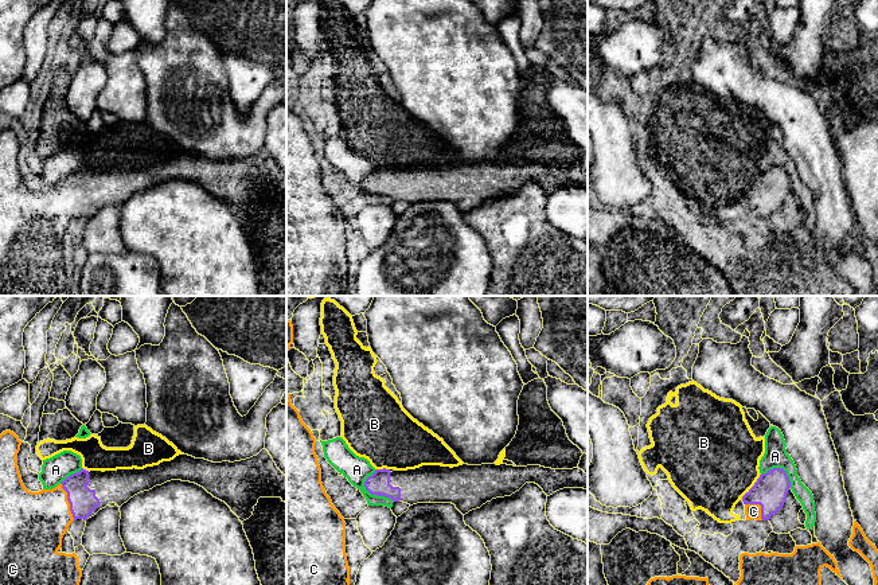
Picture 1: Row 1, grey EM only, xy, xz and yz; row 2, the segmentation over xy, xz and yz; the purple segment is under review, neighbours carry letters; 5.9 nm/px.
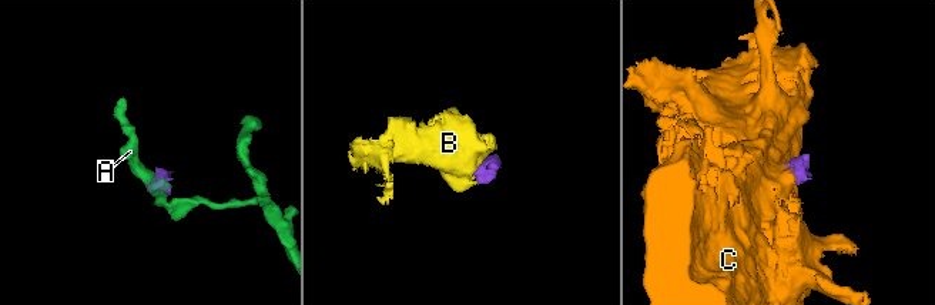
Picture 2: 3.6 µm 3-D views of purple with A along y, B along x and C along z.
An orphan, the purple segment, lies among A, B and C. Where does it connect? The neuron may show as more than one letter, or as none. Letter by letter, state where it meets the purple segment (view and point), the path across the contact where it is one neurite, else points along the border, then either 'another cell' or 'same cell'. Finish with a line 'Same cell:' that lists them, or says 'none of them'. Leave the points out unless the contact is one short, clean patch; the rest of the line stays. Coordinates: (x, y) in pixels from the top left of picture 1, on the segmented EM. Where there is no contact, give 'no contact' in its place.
A: contact xz (375, 494); border xz (365, 479), (365, 487), (371, 494), (389, 496), (394, 500); another cell
B: contact yz (753, 486); border yz (760, 474), (757, 480), (741, 496); another cell
C: contact xy (69, 502); way xy (82, 500), (69, 502), (41, 517), (34, 523); same cell
Same cell: C

